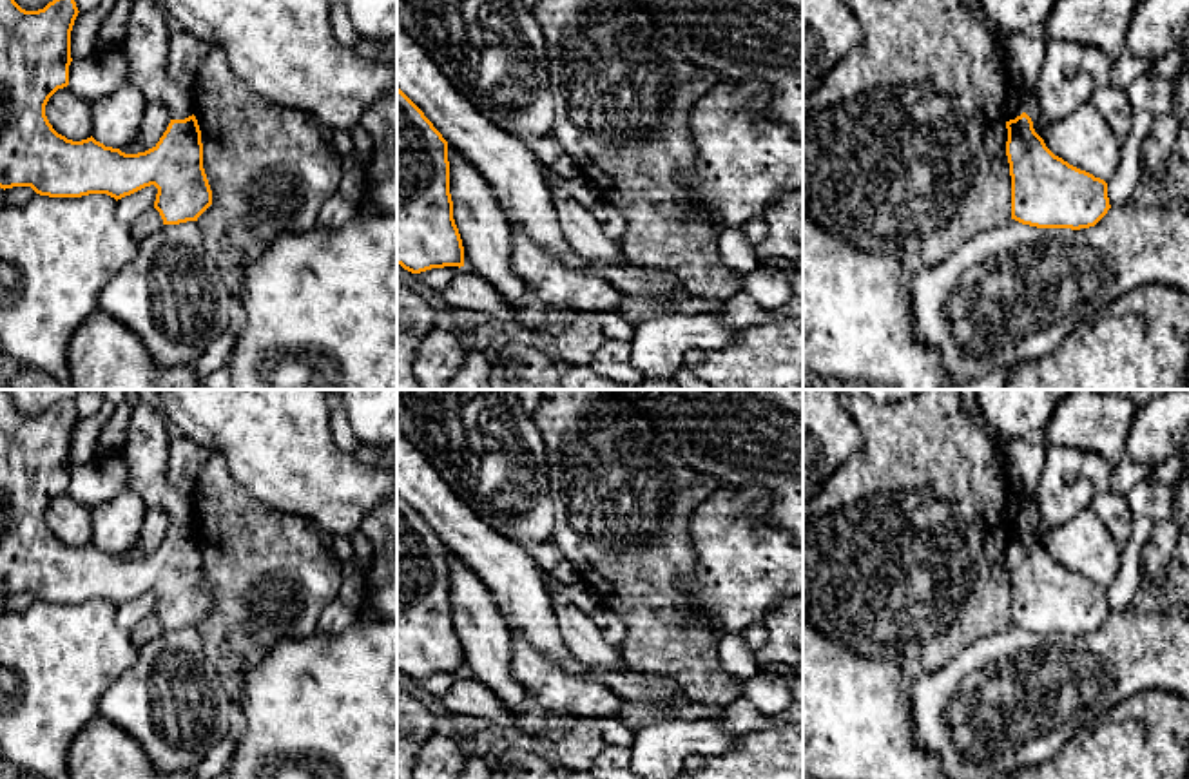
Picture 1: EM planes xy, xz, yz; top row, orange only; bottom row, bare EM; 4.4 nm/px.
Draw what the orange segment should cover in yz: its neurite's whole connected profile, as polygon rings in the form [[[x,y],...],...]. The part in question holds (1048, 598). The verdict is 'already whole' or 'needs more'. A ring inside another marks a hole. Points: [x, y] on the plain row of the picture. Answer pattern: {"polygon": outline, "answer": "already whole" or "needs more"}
{"polygon": [[[1011,495],[1004,520],[1008,547],[1006,562],[1011,582],[1011,625],[1037,634],[1089,634],[1111,614],[1107,589],[1055,562],[1035,538],[1031,524],[1024,518],[1024,498]]], "answer": "needs more"}

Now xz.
{"polygon": [[[399,493],[397,670],[411,679],[464,672],[450,600],[448,547]]], "answer": "already whole"}

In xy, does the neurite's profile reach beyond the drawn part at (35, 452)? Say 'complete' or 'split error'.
split error

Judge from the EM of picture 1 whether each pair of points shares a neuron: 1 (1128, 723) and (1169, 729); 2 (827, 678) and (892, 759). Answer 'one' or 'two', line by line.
1: one
2: one

